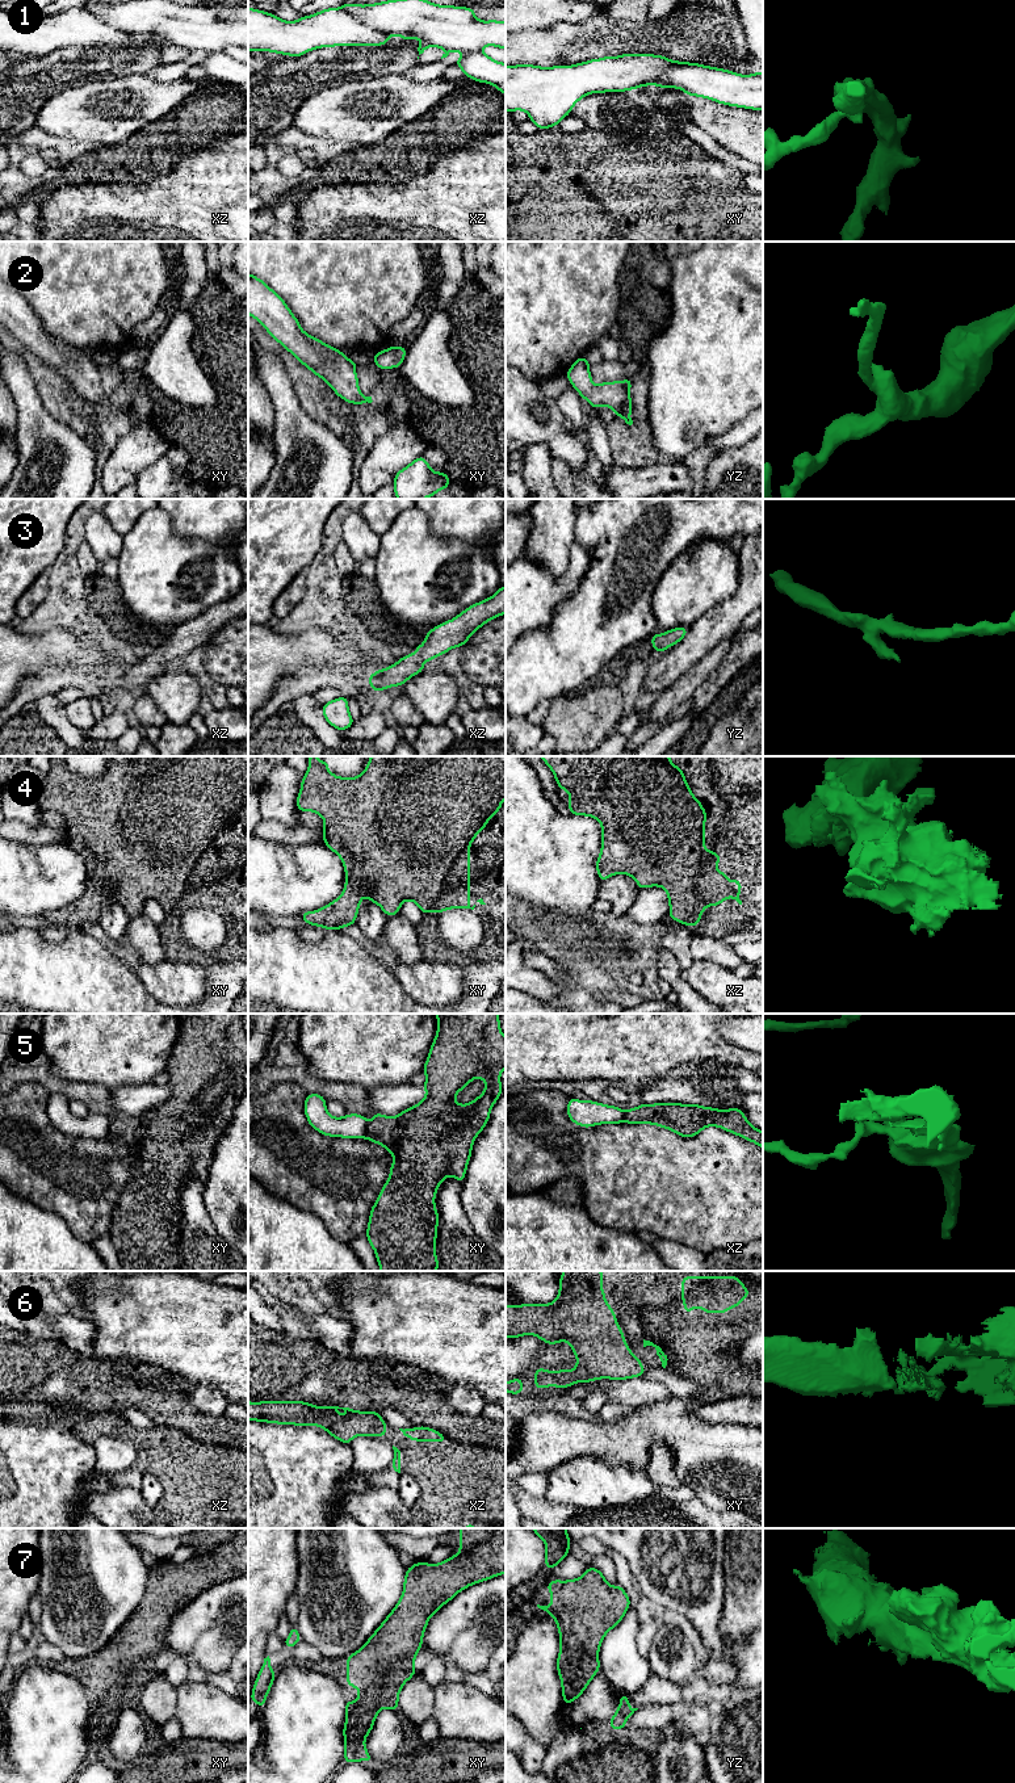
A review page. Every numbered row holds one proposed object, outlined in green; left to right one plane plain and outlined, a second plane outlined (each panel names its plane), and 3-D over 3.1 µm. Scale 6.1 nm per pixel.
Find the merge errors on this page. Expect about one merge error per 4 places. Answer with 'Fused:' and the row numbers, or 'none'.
Fused: 5

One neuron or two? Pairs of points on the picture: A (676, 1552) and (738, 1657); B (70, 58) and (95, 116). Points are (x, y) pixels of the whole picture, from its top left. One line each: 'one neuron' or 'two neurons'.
A: one neuron
B: two neurons

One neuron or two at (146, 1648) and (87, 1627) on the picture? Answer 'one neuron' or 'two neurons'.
two neurons

